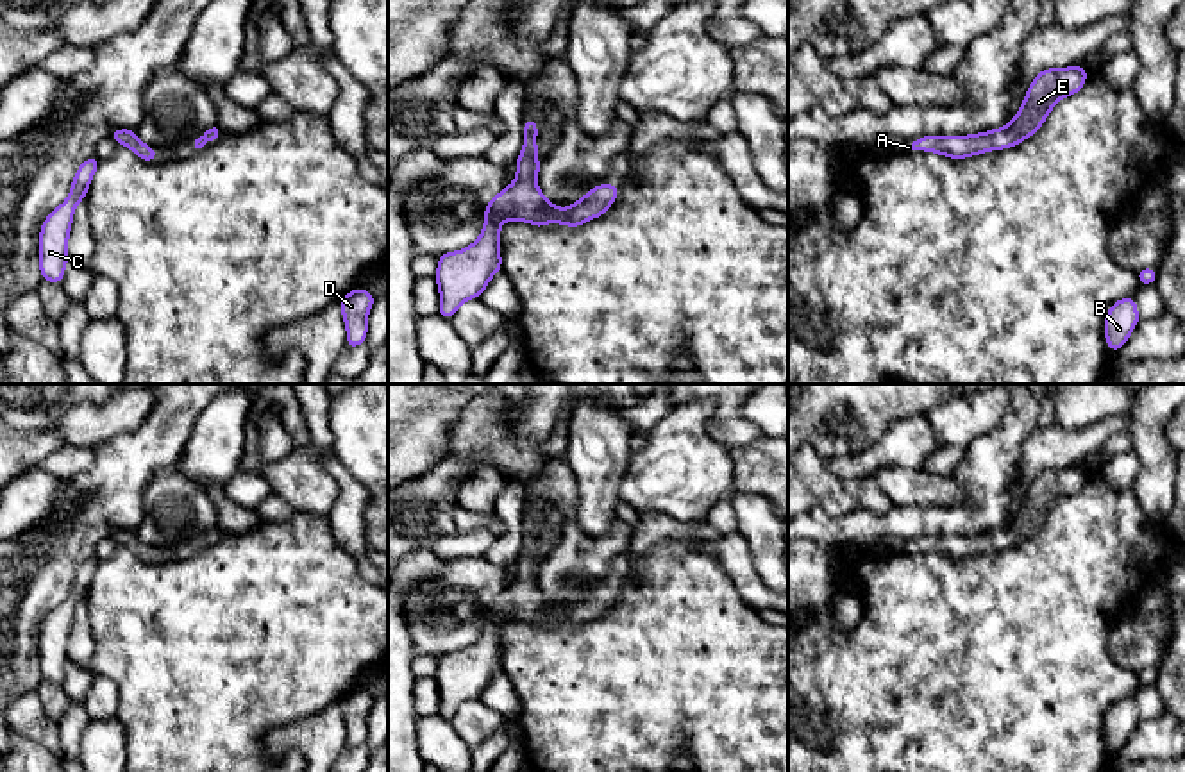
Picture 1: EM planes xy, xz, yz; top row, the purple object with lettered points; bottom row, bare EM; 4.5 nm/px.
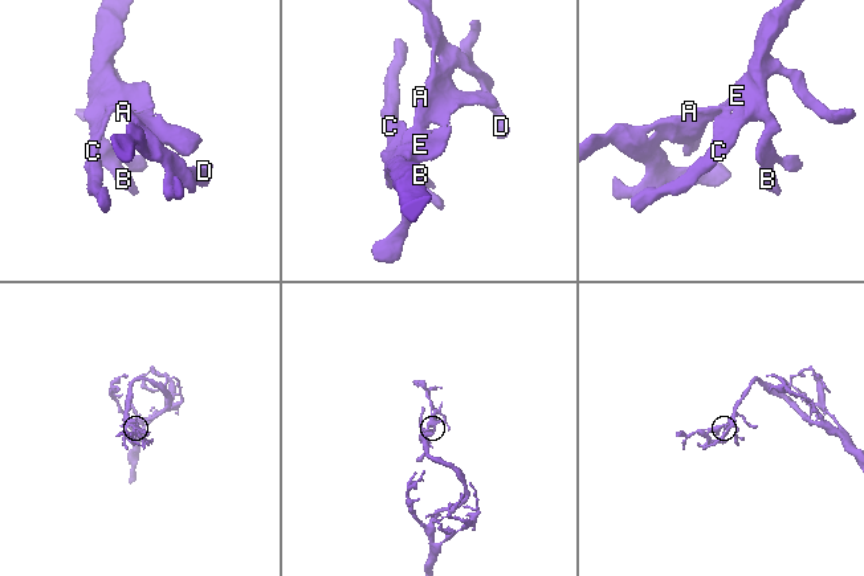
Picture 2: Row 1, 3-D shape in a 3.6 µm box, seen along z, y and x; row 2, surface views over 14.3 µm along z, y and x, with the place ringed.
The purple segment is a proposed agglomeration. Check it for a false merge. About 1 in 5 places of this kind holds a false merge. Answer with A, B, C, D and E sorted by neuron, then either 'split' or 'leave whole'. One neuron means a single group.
A B C D E; leave whole

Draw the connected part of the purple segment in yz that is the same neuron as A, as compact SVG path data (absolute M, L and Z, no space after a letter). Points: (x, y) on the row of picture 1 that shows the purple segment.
M1080 64L1069 68L1046 68L1031 80L1022 105L1008 125L969 136L928 134L919 141L904 143L904 150L913 154L922 148L949 159L965 159L990 150L1015 147L1044 125L1058 100L1080 93L1087 77L1087 70Z

